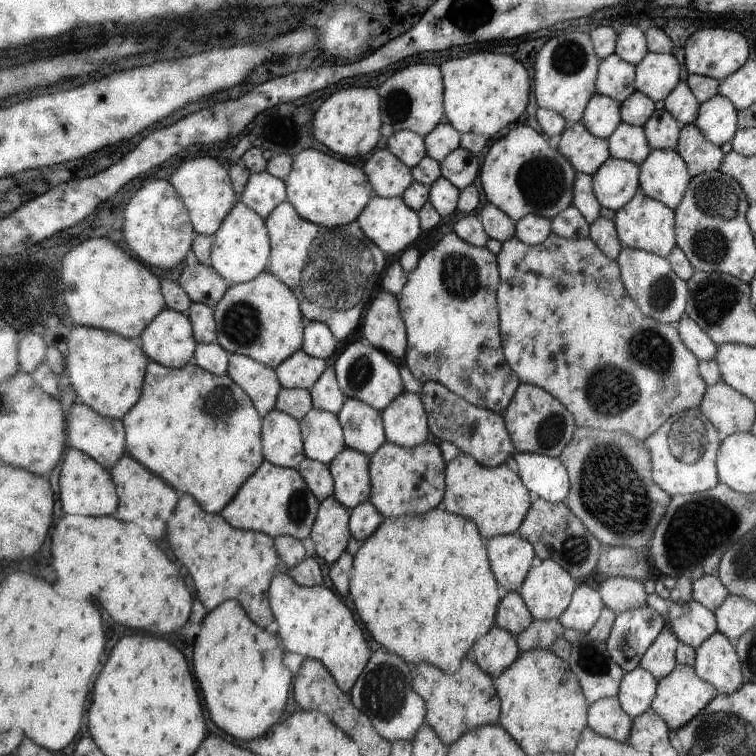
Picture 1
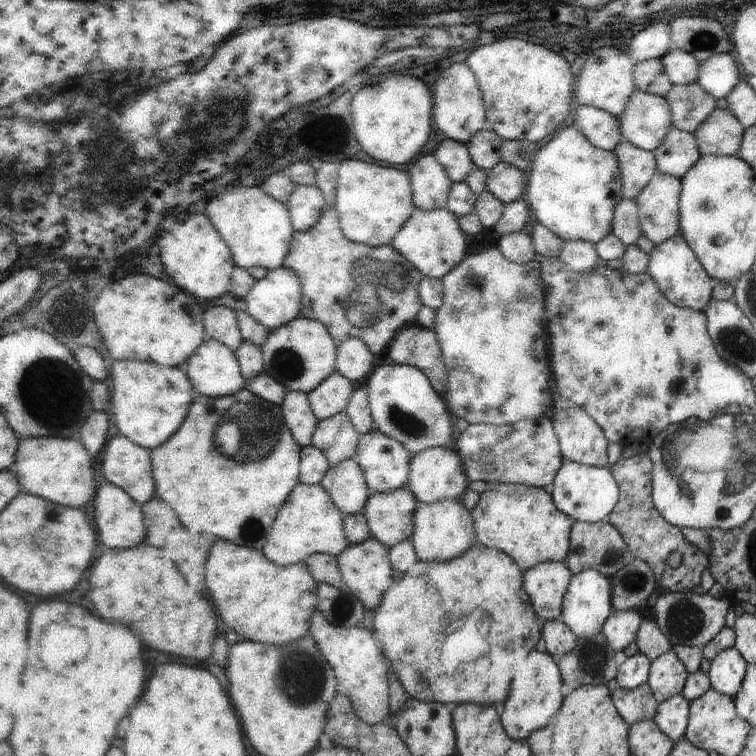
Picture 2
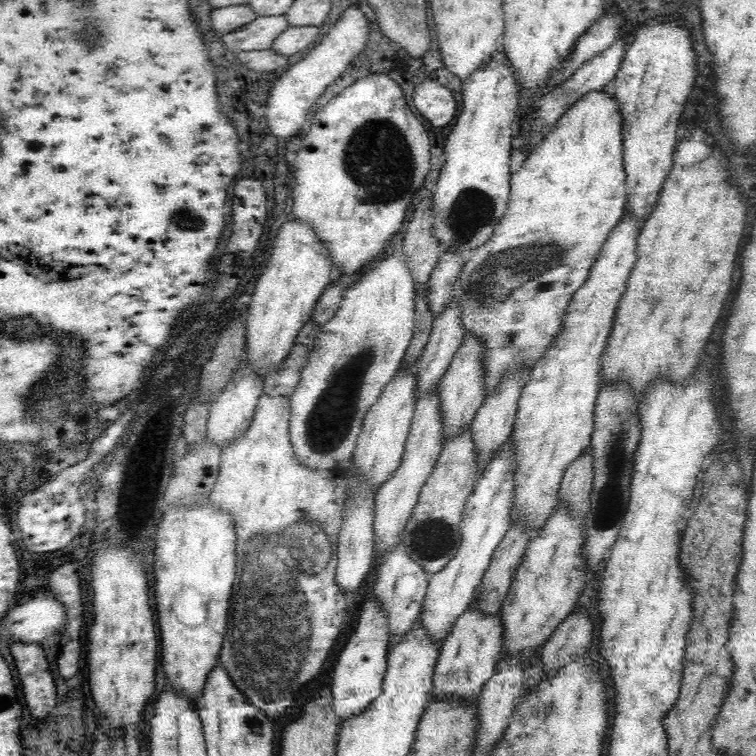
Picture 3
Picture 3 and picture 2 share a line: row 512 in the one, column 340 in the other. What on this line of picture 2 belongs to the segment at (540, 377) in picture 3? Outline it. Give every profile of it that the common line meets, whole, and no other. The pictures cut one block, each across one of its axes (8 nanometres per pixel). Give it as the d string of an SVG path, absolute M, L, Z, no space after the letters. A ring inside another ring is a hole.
M298 482L292 494L285 500L284 506L278 511L277 520L270 527L266 544L261 551L274 564L283 567L294 563L304 563L310 555L316 553L326 553L337 557L350 546L345 535L345 515L333 503L332 497L320 483L309 485Z

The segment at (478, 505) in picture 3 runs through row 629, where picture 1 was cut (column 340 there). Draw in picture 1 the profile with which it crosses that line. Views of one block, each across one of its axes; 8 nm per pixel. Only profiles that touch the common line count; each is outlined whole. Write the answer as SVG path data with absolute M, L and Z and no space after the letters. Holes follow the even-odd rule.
M312 408L300 420L305 456L329 465L347 446L344 429L333 412Z

